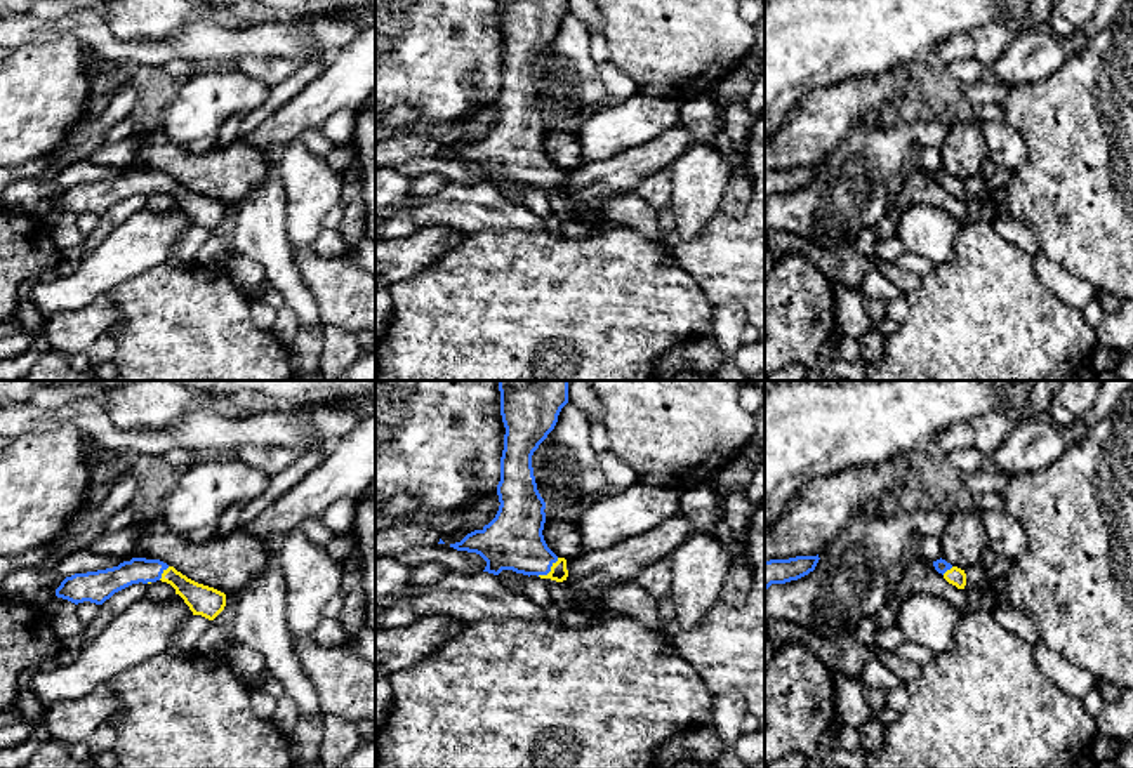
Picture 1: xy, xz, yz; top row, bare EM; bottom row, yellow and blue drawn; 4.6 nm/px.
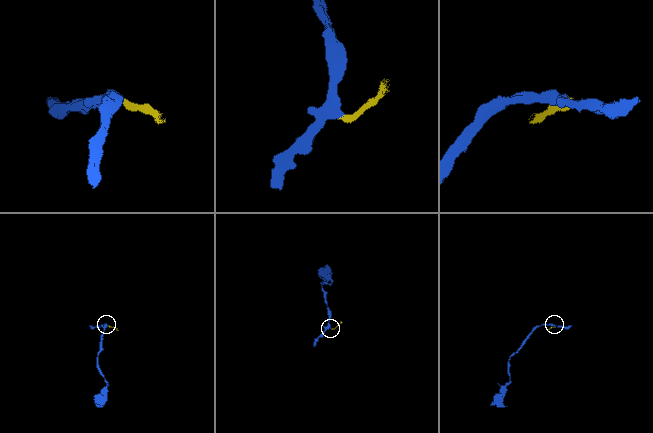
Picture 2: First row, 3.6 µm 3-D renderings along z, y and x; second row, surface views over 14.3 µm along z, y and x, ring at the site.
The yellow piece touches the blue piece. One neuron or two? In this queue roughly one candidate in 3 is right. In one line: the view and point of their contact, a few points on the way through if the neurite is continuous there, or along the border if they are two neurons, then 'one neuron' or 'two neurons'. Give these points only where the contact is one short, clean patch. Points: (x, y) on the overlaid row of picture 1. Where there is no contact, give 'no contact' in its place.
meets yellow in xz at (551, 570); runs through xz (558, 572), (551, 570), (513, 541); one neuron

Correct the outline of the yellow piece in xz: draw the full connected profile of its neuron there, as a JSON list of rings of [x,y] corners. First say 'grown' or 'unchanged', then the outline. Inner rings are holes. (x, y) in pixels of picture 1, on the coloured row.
grown; [[[499,381],[500,415],[506,427],[500,481],[497,485],[500,506],[488,525],[467,533],[460,542],[450,544],[457,551],[480,554],[487,561],[483,572],[499,575],[502,570],[513,570],[528,577],[537,575],[556,582],[563,582],[568,577],[566,559],[558,558],[544,540],[546,502],[537,490],[532,467],[533,452],[554,429],[561,408],[568,403],[568,382]]]

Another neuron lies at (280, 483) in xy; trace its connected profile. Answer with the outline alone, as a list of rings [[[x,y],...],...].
[[[334,447],[328,448],[311,448],[301,455],[285,471],[269,480],[269,487],[264,493],[254,500],[243,504],[238,520],[238,530],[245,528],[254,521],[268,506],[288,492],[294,485],[304,480],[313,469],[316,469],[330,454]]]

